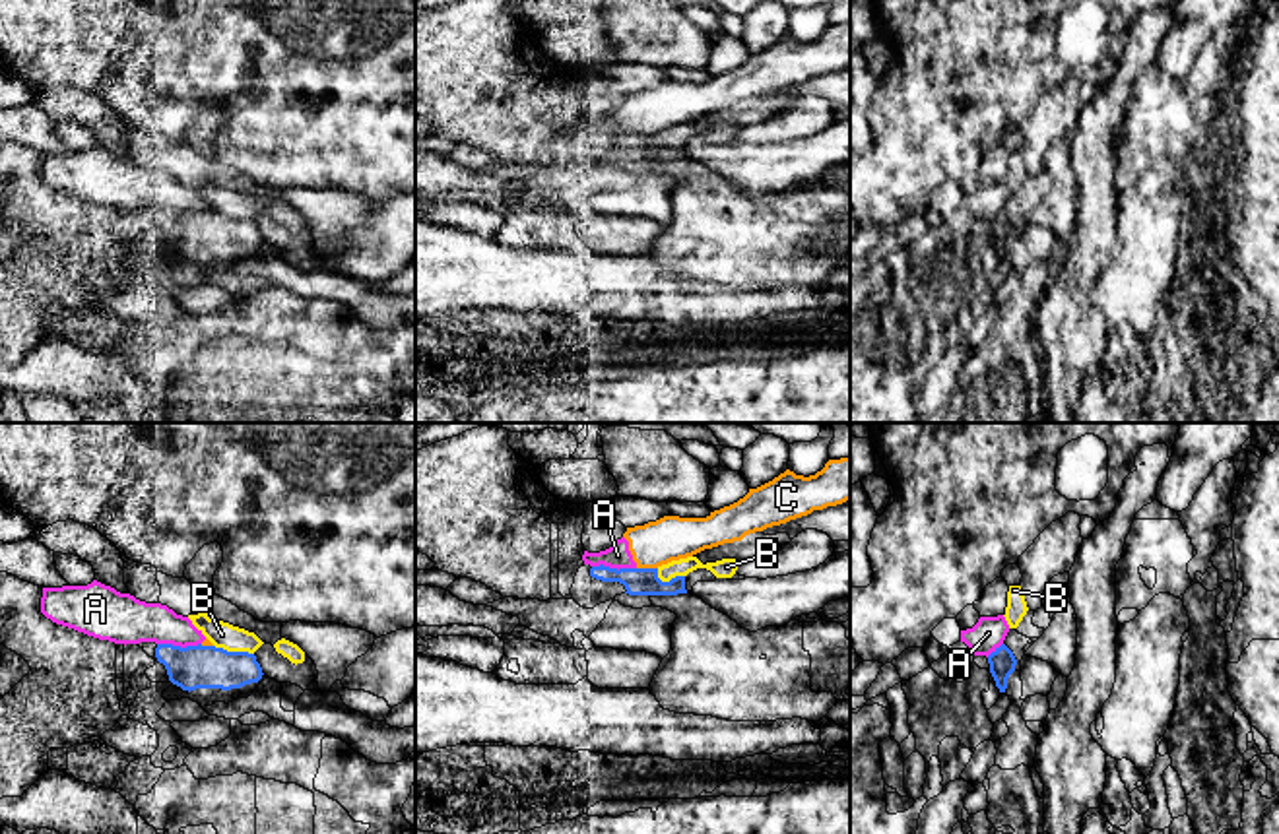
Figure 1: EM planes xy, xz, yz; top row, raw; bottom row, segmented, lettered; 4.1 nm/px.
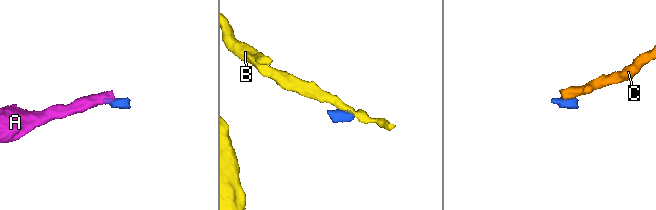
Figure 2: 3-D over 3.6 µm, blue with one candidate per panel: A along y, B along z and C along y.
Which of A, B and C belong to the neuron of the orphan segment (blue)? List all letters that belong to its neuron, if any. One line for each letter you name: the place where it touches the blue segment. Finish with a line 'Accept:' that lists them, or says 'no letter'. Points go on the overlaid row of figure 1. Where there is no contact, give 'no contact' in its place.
Accept: no letter

